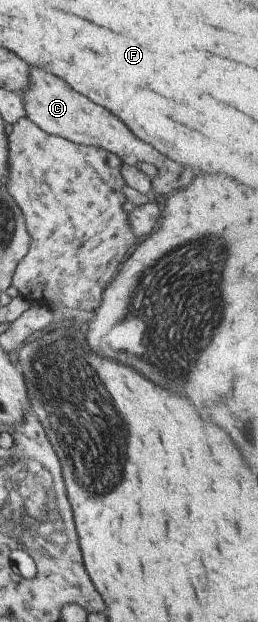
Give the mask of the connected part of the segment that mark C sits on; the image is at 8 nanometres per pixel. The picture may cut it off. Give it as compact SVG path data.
M29 67L31 86L25 92L20 92L23 97L26 117L31 119L43 132L57 136L75 144L94 146L105 149L107 152L117 155L122 162L135 166L141 161L150 163L156 168L156 175L151 179L151 195L166 195L174 189L186 187L192 177L192 169L186 169L186 181L178 181L182 175L182 165L172 163L170 159L162 157L156 149L136 139L128 127L116 119L112 113L108 113L102 107L96 107L87 97L74 91L64 81L40 68Z

